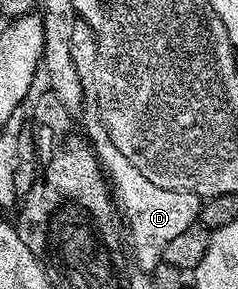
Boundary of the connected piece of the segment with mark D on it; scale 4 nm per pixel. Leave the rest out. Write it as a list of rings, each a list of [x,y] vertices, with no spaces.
[[[92,117],[83,126],[84,134],[87,136],[97,160],[101,162],[101,170],[105,172],[108,182],[111,184],[111,195],[116,206],[125,210],[125,223],[129,226],[129,239],[133,242],[133,259],[140,270],[151,273],[155,265],[163,262],[165,246],[174,239],[178,233],[183,233],[193,223],[201,218],[202,196],[196,195],[194,191],[168,191],[151,181],[140,177],[131,176],[131,165],[119,149],[109,140],[109,134],[100,118]]]

